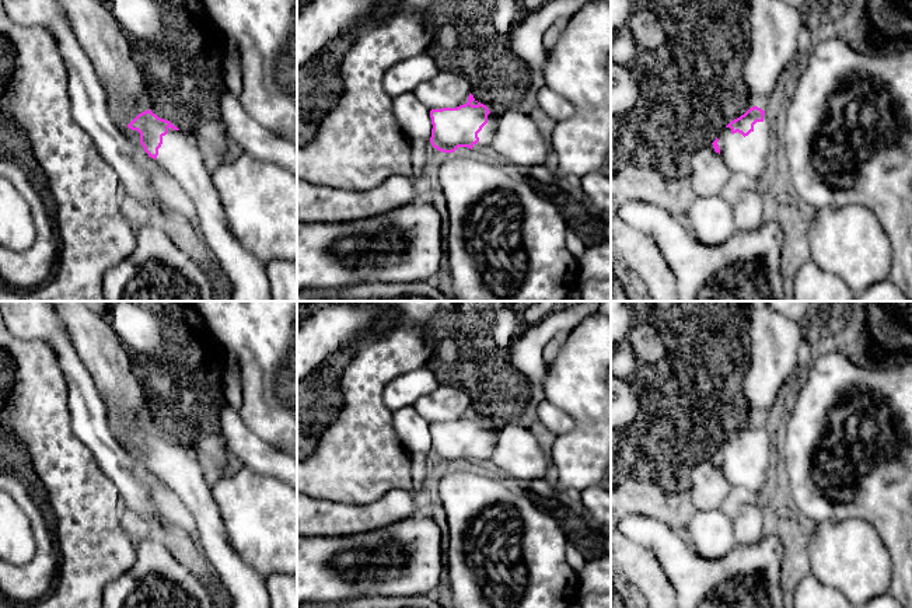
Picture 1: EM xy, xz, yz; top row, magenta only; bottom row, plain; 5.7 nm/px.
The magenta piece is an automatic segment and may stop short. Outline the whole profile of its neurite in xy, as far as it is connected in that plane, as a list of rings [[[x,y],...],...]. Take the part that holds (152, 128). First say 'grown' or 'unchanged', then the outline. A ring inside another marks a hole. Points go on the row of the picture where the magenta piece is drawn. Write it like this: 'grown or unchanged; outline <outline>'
grown; outline [[[151,109],[139,113],[127,127],[140,133],[148,157],[179,182],[195,205],[203,241],[233,283],[231,301],[270,301],[265,265],[240,244],[228,227],[203,144]]]

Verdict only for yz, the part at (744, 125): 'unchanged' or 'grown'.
grown

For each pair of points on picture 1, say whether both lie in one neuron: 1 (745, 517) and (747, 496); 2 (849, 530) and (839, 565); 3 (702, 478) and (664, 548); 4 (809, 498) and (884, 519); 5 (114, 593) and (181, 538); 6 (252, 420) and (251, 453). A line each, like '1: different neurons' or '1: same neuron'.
1: different neurons
2: same neuron
3: different neurons
4: same neuron
5: different neurons
6: different neurons

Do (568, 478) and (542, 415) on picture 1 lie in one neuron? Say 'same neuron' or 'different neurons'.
different neurons

